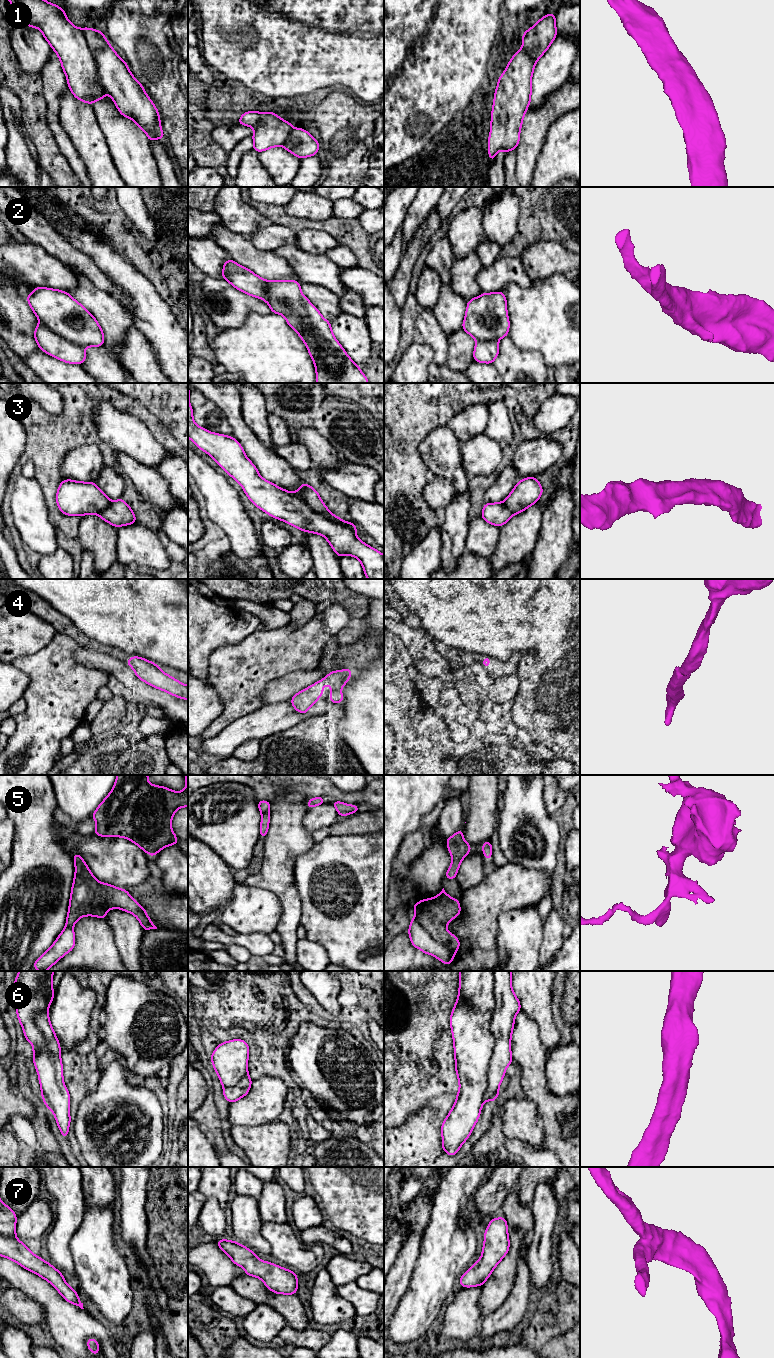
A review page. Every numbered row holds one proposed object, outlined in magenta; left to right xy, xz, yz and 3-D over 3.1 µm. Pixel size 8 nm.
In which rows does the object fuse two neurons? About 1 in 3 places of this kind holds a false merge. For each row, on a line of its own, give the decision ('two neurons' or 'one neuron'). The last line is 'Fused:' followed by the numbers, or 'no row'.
1: two neurons
2: two neurons
3: one neuron
4: one neuron
5: two neurons
6: one neuron
7: one neuron
Fused: 1, 2, 5

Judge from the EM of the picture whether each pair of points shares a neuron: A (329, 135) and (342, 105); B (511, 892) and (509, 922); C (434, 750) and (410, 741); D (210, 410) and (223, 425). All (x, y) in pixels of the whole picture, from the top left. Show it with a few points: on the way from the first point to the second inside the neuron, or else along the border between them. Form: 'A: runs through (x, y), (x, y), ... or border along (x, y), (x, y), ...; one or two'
A: runs through (336, 128), (340, 124), (340, 112); one
B: border along (533, 905), (503, 911), (499, 916), (498, 930); two
C: runs through (428, 744), (425, 741), (416, 741); one
D: runs through (212, 414), (219, 421); one

